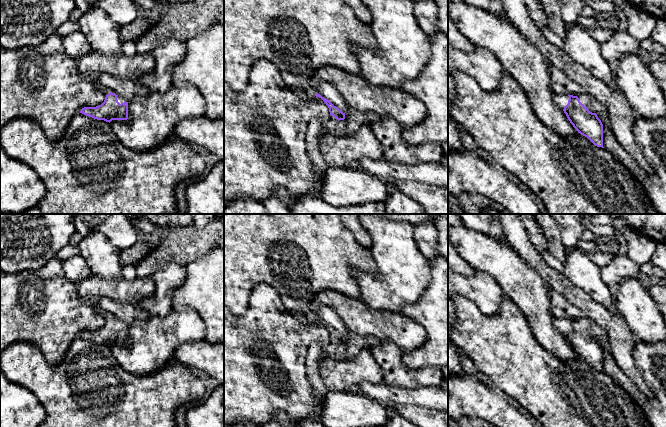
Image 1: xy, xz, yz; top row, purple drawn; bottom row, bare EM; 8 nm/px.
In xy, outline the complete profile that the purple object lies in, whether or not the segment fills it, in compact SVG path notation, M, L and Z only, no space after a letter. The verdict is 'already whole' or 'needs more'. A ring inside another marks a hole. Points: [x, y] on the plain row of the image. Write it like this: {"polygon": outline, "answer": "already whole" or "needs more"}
{"polygon": "M115 317L106 319L104 326L96 331L84 331L80 337L97 344L111 346L112 344L128 343L128 325Z", "answer": "needs more"}

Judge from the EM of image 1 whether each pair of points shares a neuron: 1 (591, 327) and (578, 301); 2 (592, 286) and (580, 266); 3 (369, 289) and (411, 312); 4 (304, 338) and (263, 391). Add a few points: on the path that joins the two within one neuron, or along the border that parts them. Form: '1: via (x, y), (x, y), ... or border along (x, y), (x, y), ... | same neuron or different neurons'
1: border along (585, 316), (592, 319), (605, 331) | different neurons
2: via (591, 281), (582, 271) | same neuron
3: border along (422, 294), (414, 302), (406, 304), (401, 312) | different neurons
4: via (295, 360), (297, 392), (285, 399) | same neuron

